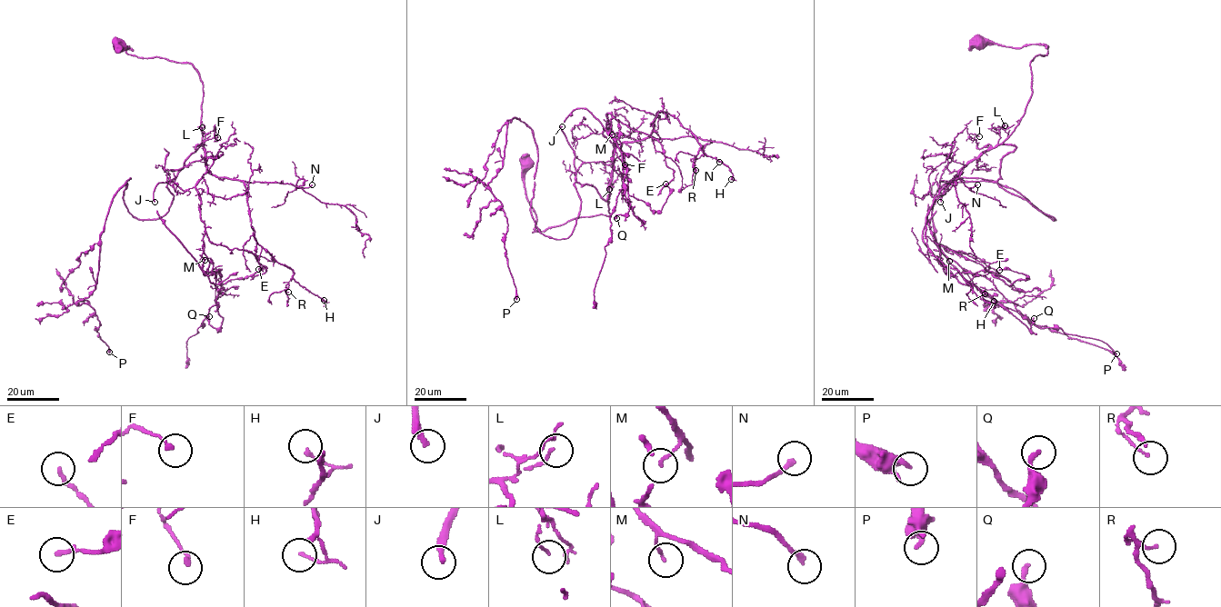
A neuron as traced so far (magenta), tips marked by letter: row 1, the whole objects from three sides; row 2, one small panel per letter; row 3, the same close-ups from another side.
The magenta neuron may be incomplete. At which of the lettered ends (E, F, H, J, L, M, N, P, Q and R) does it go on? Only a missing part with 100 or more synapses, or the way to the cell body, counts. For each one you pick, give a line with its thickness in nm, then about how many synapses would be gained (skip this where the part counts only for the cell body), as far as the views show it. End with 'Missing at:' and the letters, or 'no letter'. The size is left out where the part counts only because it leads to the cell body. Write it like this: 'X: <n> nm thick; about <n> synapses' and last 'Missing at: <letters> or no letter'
Missing at: no letter

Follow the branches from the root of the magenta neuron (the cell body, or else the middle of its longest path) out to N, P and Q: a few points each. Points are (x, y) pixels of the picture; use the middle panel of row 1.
N: (526, 165), (534, 232), (543, 232), (610, 215), (616, 144), (699, 137), (711, 142), (704, 153), (719, 162)
P: (526, 165), (534, 232), (610, 215), (575, 182), (545, 236), (509, 119), (516, 299)
Q: (526, 165), (534, 232), (610, 215), (614, 144), (603, 134), (610, 114), (630, 203), (616, 218)

